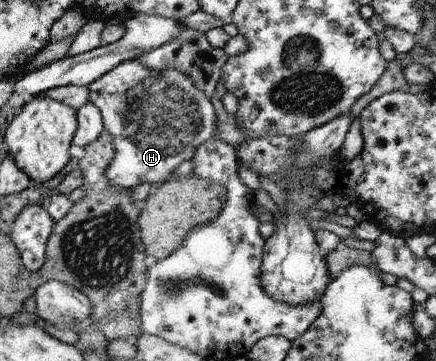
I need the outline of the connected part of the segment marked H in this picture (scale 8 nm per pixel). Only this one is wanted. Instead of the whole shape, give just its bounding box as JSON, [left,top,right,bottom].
[87,60,217,189]

